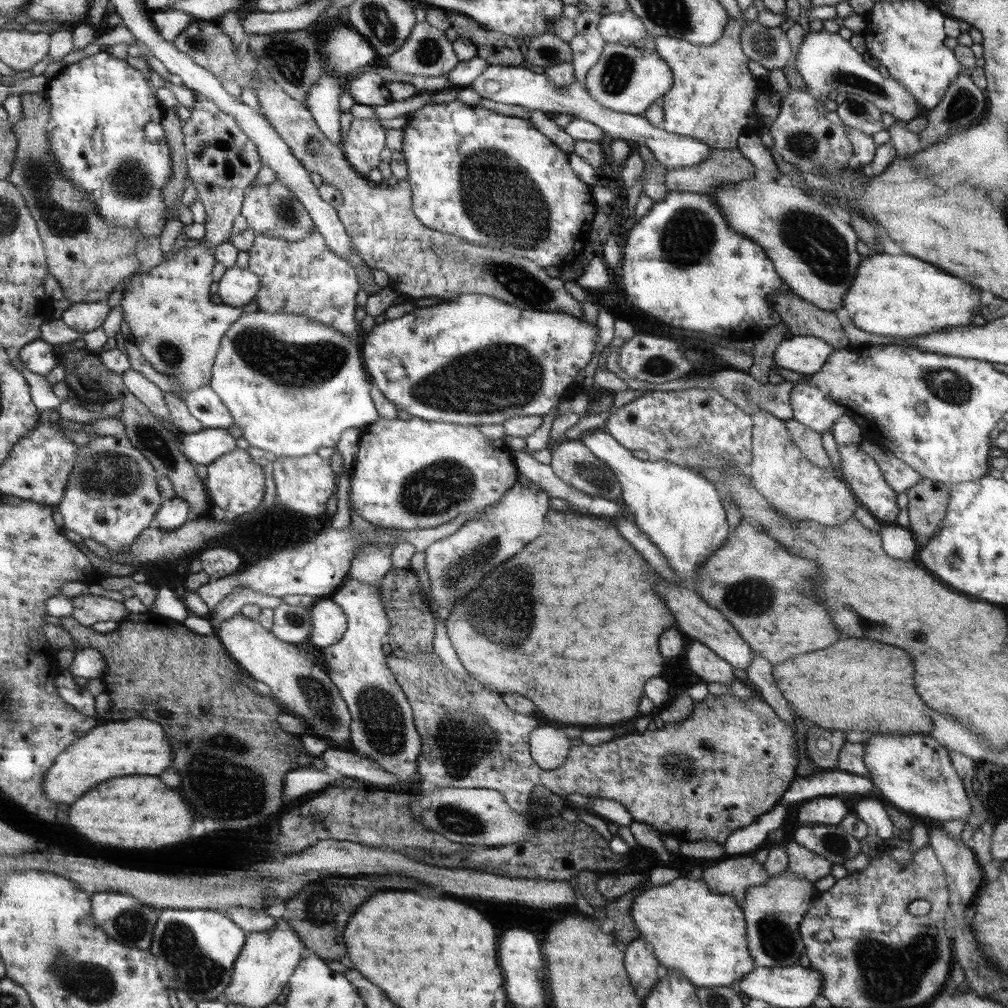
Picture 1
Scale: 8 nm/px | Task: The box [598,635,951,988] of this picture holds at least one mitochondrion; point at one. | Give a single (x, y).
(877, 958)

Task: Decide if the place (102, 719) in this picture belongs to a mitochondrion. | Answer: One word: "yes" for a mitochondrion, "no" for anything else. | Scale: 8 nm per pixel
no

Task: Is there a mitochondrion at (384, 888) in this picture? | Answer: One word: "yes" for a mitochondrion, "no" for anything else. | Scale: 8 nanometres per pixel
no

